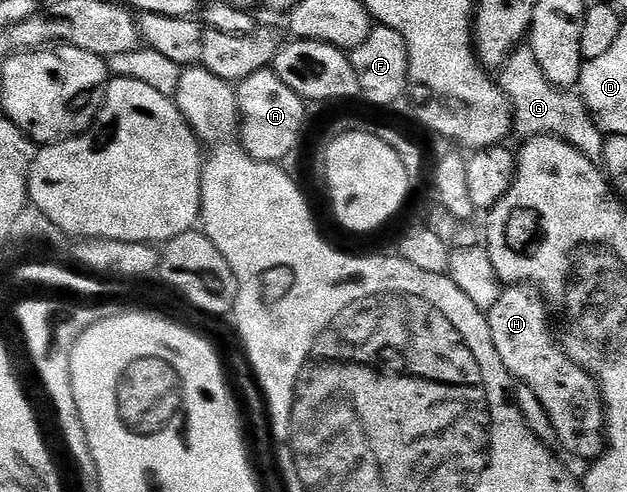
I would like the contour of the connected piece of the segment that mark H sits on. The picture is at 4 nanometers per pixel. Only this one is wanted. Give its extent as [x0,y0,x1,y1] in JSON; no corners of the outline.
[488,284,604,459]

